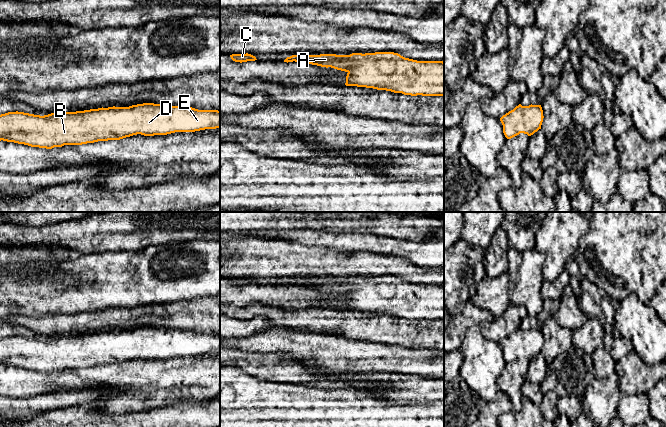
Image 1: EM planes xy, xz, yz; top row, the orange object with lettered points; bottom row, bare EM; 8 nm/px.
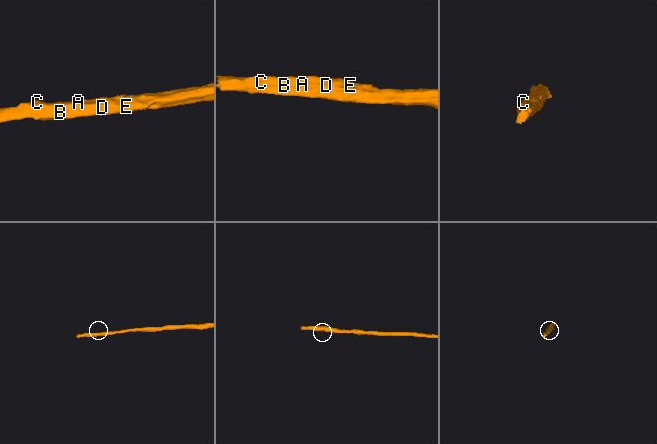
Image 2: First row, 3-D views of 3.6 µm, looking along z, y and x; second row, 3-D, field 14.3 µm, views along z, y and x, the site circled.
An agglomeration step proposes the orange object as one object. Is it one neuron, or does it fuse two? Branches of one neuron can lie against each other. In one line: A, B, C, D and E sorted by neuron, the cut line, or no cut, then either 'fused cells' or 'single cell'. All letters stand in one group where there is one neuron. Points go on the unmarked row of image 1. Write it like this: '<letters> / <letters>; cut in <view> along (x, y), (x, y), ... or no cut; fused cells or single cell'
A B C D E; no cut; single cell

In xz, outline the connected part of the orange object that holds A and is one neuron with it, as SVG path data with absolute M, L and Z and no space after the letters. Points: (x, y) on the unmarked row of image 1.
M394 276L292 279L284 284L293 285L345 295L346 310L411 320L444 320L443 285L417 285Z

